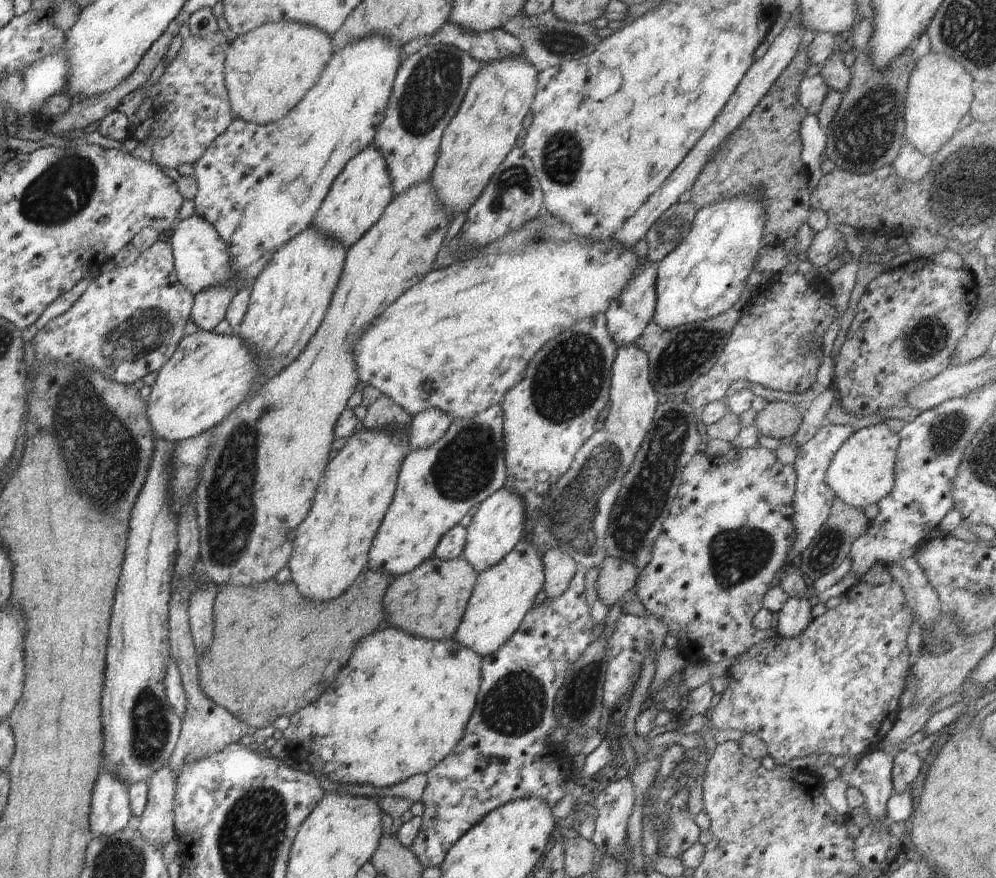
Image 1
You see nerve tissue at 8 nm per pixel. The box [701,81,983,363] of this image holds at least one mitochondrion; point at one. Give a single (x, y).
(861, 135)

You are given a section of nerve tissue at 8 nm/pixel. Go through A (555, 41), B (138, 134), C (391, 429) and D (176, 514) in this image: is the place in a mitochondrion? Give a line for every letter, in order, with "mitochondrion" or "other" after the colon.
A: mitochondrion
B: other
C: other
D: other

